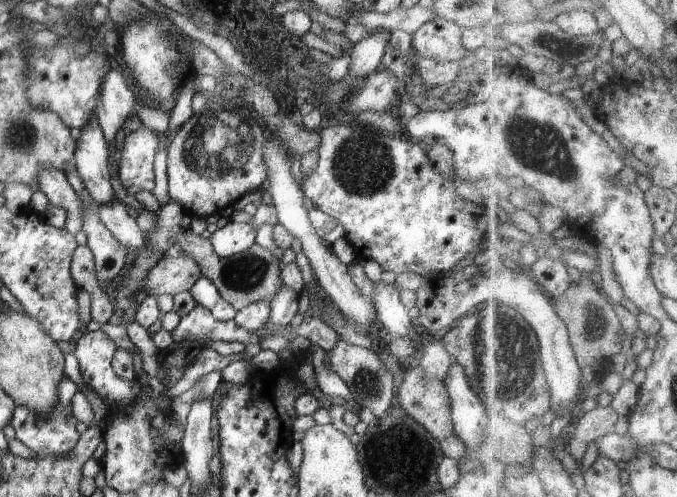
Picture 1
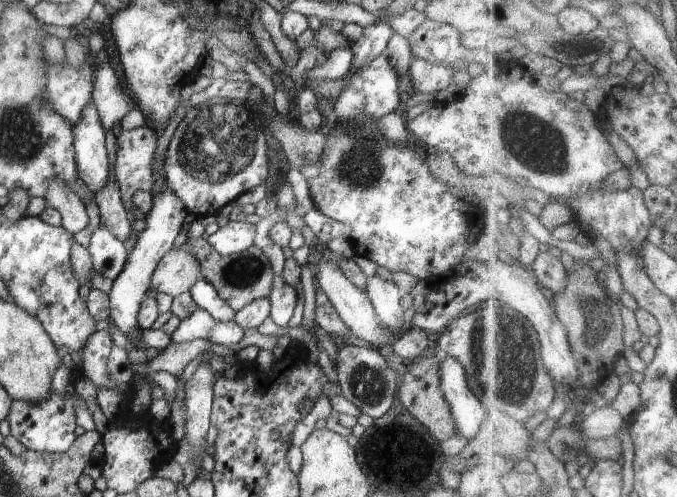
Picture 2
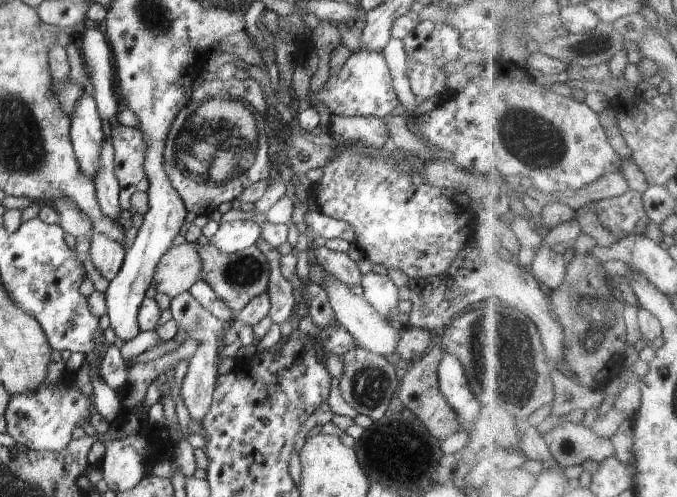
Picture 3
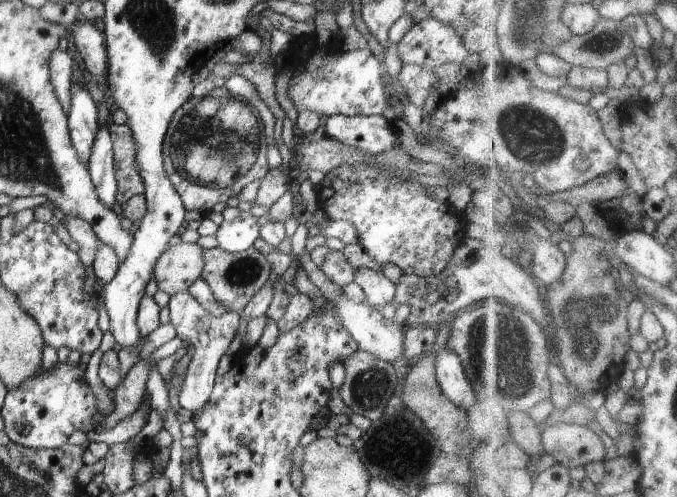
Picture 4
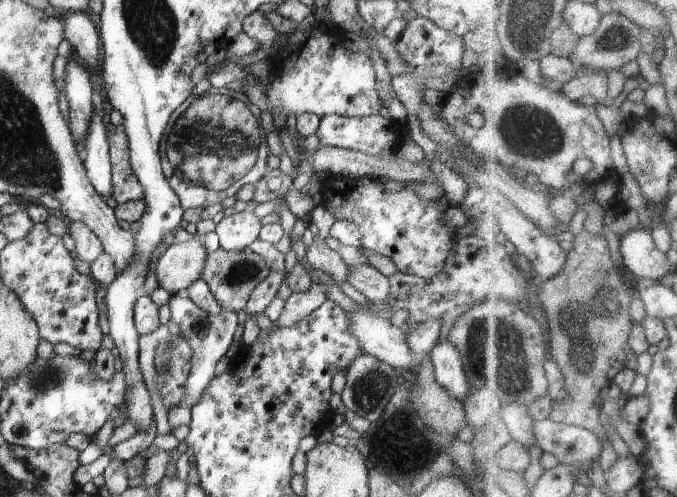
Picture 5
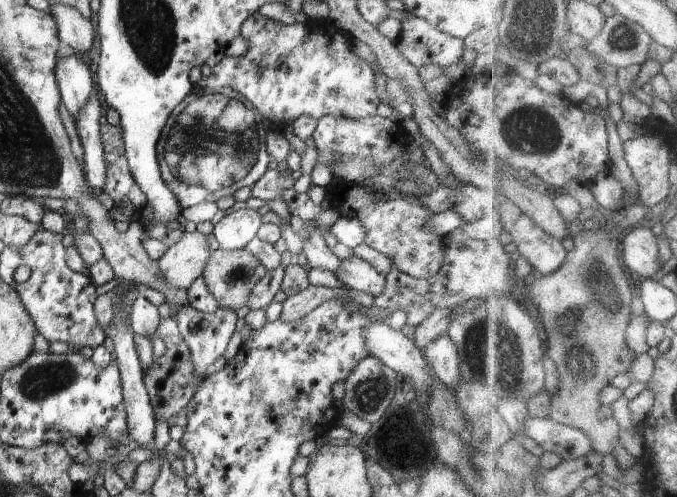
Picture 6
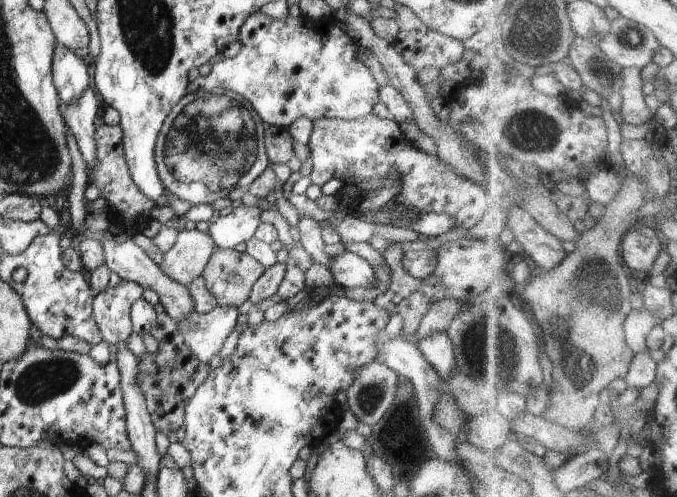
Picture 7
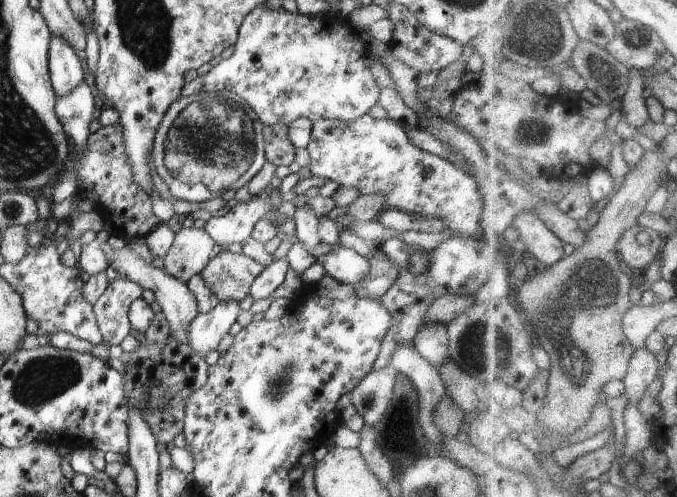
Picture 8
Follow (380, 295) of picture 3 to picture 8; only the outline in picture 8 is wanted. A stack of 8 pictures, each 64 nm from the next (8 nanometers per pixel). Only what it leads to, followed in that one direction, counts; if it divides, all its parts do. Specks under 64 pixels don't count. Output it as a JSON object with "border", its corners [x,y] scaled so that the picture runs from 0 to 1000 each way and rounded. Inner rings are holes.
{"border":[[[502,491],[493,505],[476,515],[471,525],[482,541],[483,555],[520,575],[541,561],[548,543],[544,519],[536,519],[529,507]]]}

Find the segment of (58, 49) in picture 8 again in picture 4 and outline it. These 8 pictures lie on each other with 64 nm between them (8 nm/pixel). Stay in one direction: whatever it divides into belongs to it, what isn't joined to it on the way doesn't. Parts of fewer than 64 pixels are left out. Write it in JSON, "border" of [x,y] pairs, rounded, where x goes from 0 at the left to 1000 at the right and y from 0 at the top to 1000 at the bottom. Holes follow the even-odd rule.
{"border":[[[108,167],[105,175],[105,221],[99,231],[103,280],[121,332],[130,336],[146,256],[145,217],[127,173]]]}

